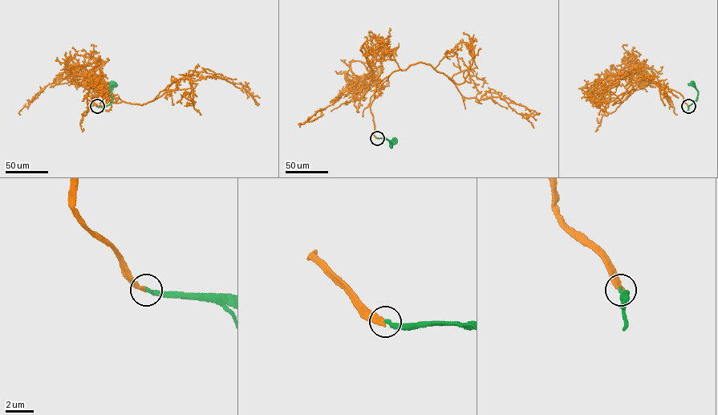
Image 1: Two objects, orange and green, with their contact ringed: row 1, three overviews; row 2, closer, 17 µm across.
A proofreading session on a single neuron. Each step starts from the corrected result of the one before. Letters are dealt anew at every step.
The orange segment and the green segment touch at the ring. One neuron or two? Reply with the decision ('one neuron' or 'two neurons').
one neuron

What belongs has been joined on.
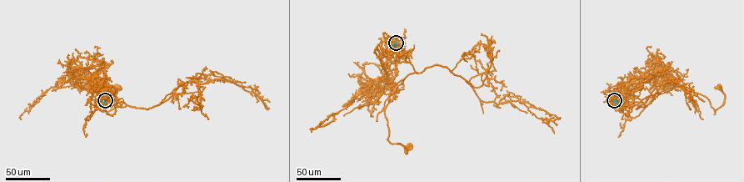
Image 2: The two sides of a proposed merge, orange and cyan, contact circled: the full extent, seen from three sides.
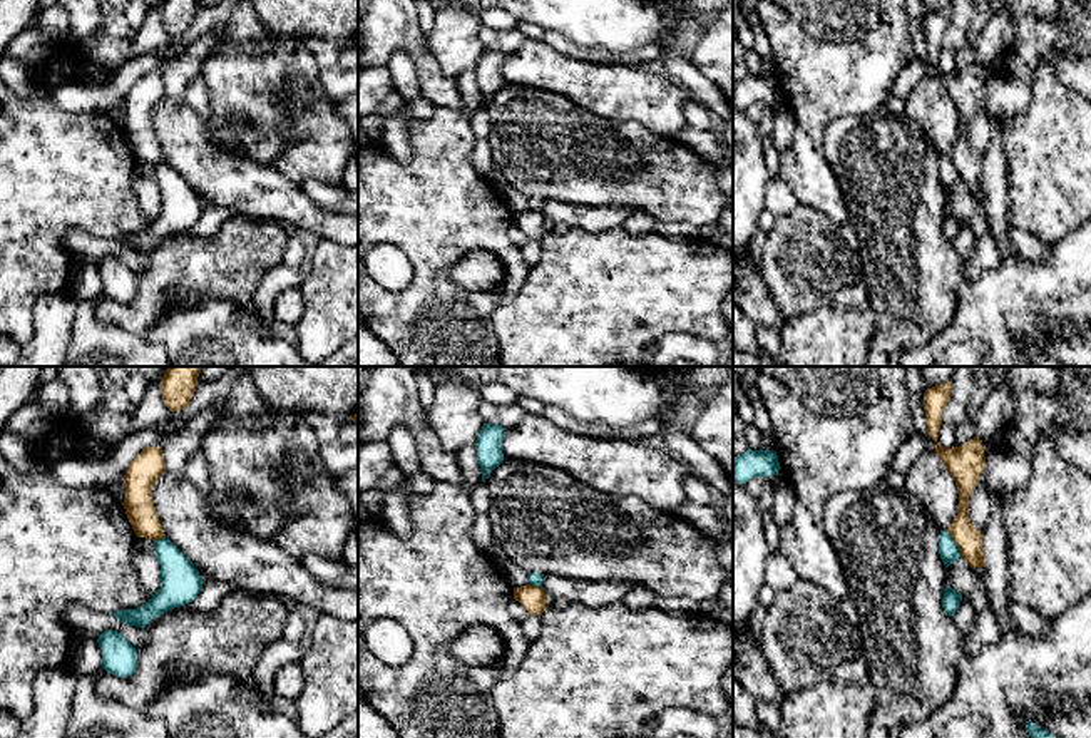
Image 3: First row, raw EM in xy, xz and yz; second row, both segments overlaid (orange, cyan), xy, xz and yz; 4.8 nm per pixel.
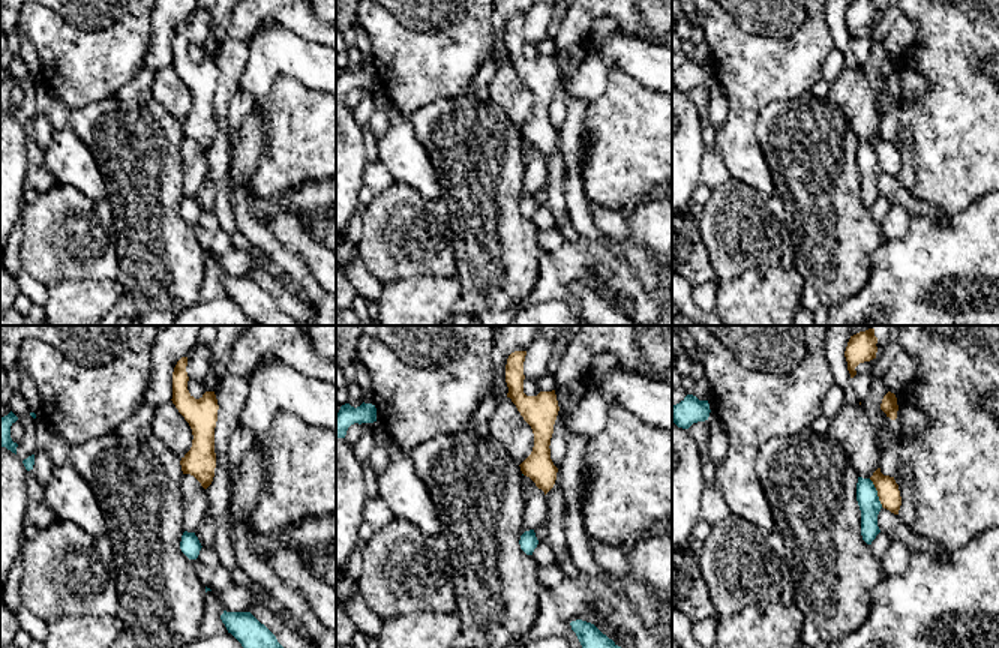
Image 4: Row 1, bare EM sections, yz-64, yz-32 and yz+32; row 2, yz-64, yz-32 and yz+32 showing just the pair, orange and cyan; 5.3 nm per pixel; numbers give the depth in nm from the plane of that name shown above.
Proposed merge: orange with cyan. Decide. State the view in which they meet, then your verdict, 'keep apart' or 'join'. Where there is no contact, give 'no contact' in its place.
contact in yz; keep apart

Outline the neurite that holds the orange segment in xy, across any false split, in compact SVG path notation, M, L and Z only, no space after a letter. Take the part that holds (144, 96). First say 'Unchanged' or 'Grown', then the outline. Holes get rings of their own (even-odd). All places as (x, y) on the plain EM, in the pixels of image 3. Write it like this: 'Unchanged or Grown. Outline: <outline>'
Unchanged. Outline: M161 72L144 74L129 90L124 100L125 124L122 127L127 144L137 162L154 167L166 162L152 127L152 112L166 95Z

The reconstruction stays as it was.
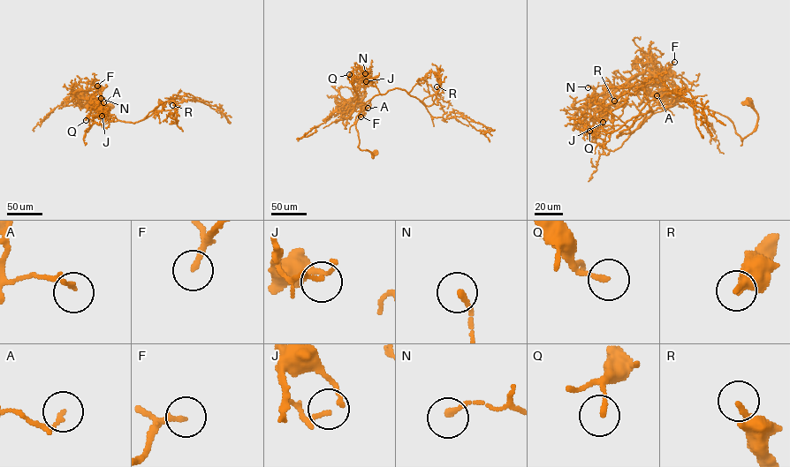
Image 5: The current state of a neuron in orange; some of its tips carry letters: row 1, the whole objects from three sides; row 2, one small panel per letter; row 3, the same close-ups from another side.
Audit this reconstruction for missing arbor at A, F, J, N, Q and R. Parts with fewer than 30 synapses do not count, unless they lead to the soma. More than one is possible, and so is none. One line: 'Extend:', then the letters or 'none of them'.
Extend: F

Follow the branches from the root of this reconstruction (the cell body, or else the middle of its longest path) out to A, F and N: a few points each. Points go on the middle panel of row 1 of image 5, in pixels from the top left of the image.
A: (374, 153), (373, 158), (370, 152), (358, 146), (355, 123), (364, 108), (368, 108)
F: (374, 153), (373, 158), (370, 152), (358, 146), (355, 124), (362, 109), (360, 116)
N: (374, 153), (373, 158), (370, 152), (358, 146), (355, 124), (363, 113), (365, 73)

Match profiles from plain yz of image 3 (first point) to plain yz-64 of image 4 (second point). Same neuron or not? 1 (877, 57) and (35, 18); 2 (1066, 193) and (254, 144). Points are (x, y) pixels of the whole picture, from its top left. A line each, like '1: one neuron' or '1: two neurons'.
1: one neuron
2: two neurons

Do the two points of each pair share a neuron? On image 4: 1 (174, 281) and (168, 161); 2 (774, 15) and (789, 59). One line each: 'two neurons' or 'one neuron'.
1: one neuron
2: two neurons

